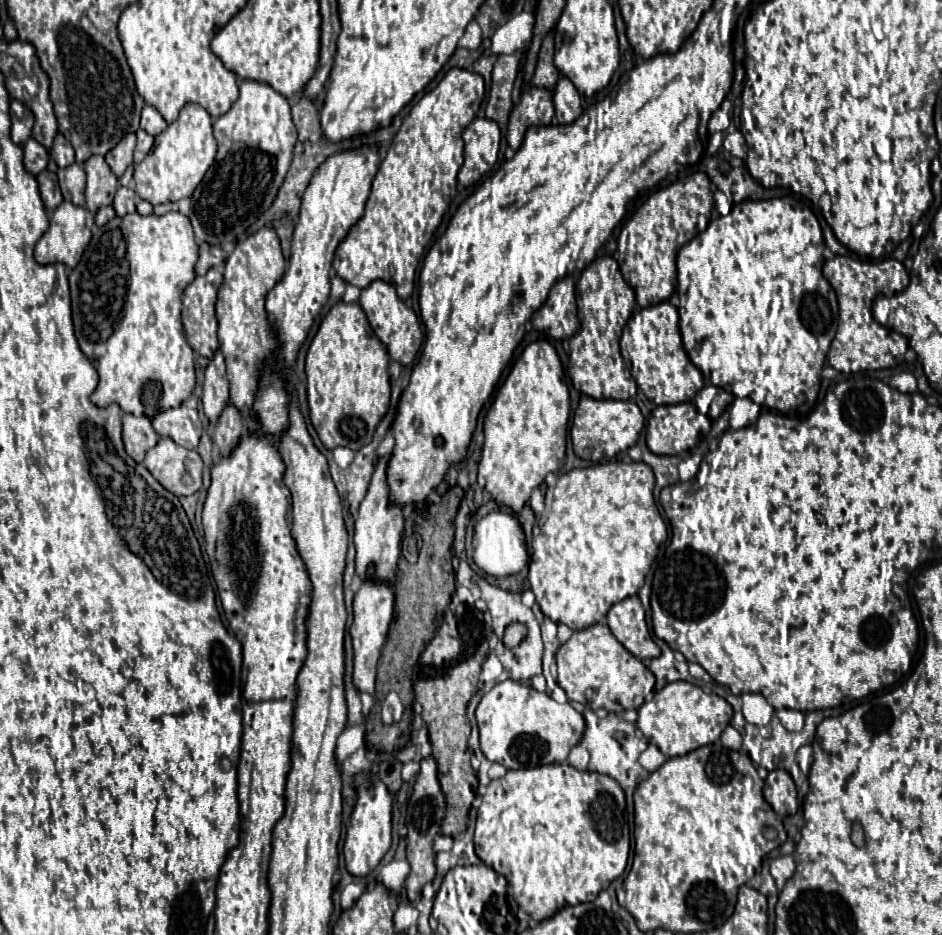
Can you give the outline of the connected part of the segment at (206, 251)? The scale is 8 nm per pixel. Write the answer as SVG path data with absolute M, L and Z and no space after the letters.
M202 243L200 245L200 257L198 257L198 263L196 263L196 275L204 275L210 267L222 265L224 259L226 259L226 255L224 255L224 251L220 247Z

